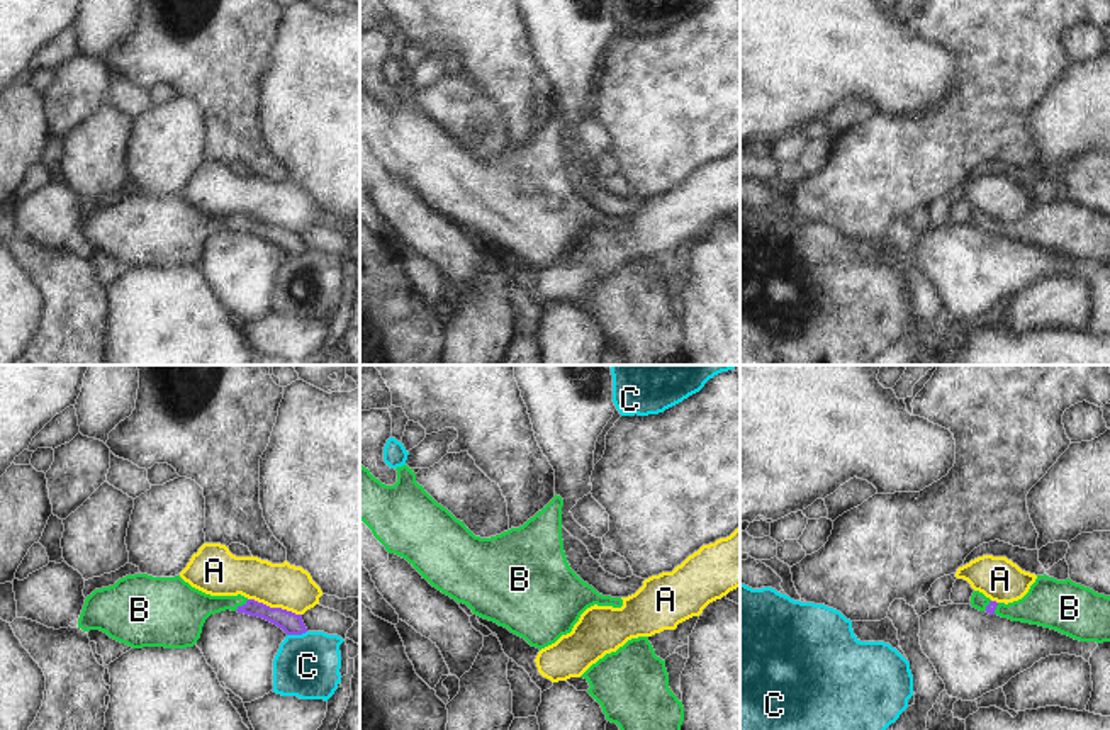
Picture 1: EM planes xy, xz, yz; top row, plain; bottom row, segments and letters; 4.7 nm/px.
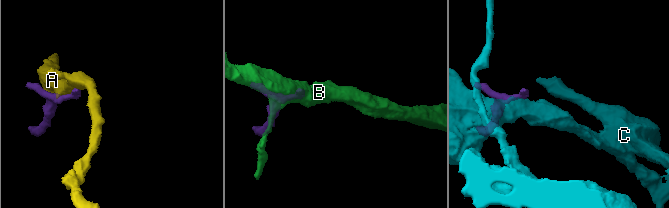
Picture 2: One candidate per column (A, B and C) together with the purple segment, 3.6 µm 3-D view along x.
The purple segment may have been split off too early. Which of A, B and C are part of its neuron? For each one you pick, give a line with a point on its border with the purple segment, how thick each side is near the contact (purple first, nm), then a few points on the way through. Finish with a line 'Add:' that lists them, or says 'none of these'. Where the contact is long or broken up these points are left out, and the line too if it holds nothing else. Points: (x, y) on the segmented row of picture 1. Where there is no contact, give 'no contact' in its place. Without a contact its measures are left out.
B: meets purple in xy at (243, 605); 100 nm thick on the purple side, 180 nm on the other; runs through xy (291, 623), (243, 605), (214, 603), (190, 608)
Add: B

